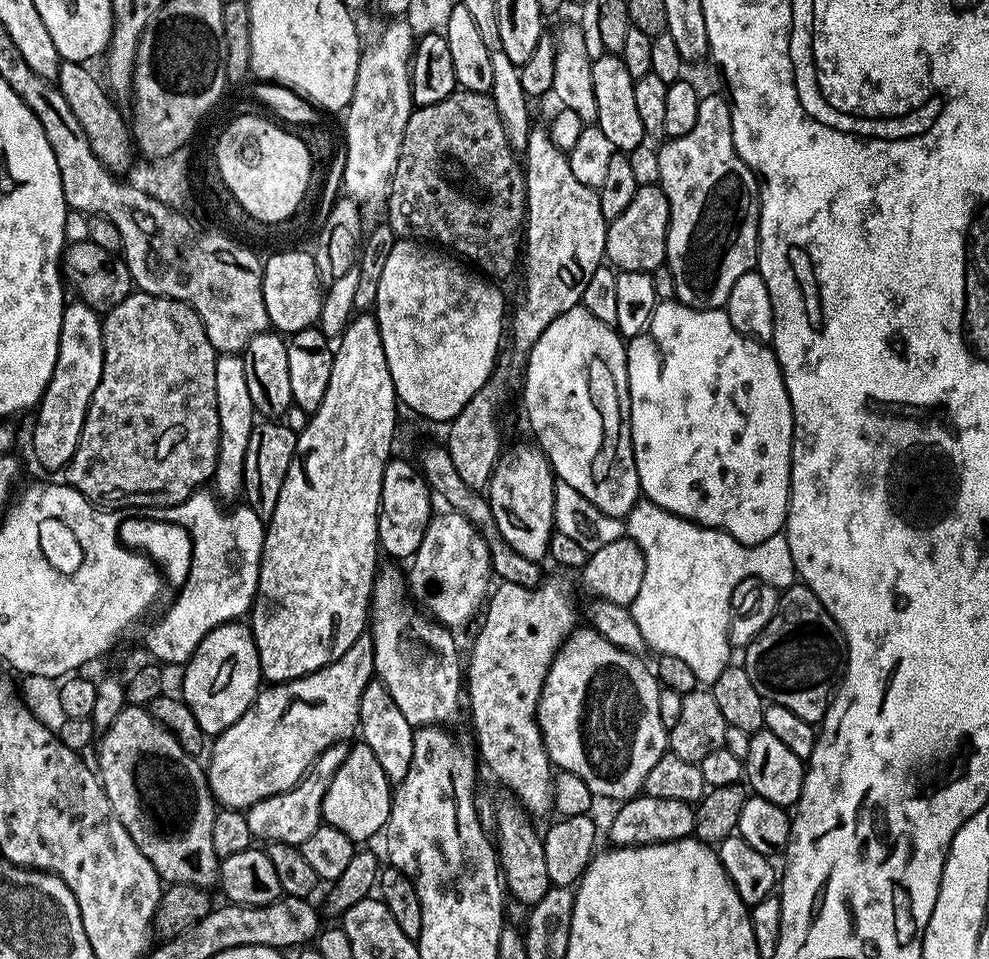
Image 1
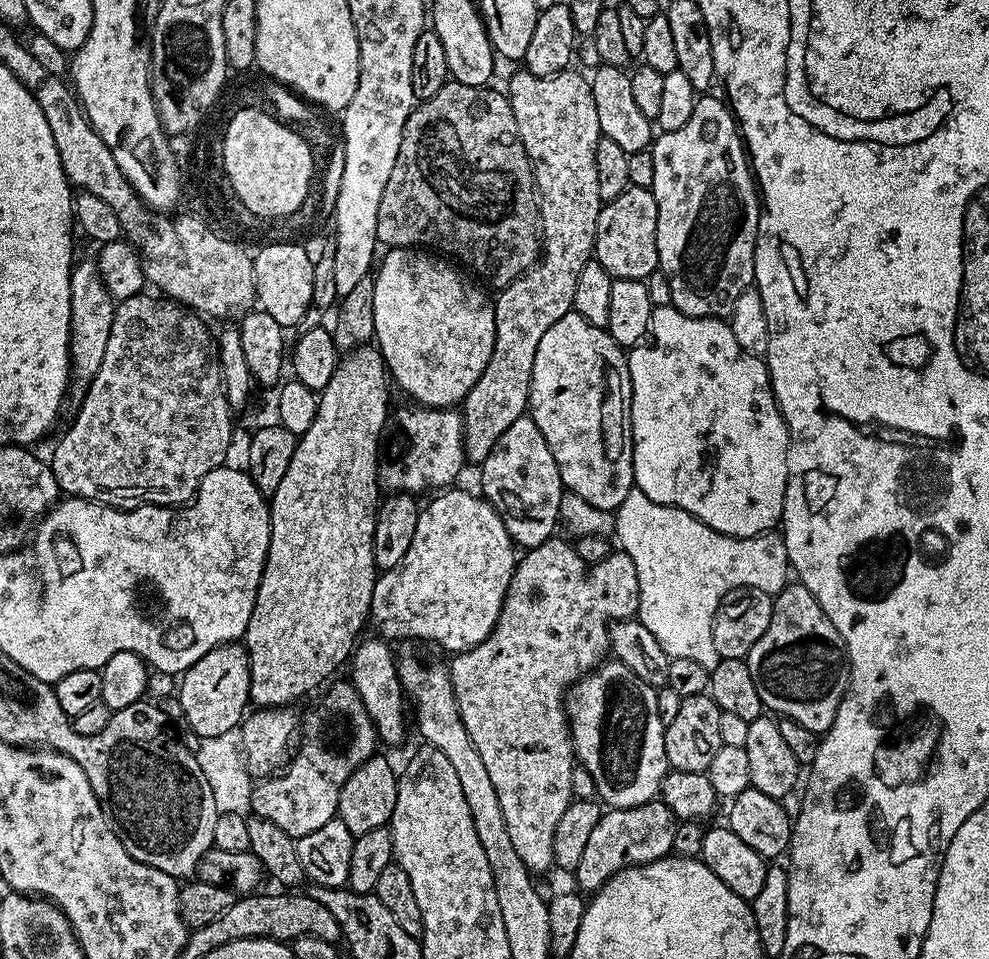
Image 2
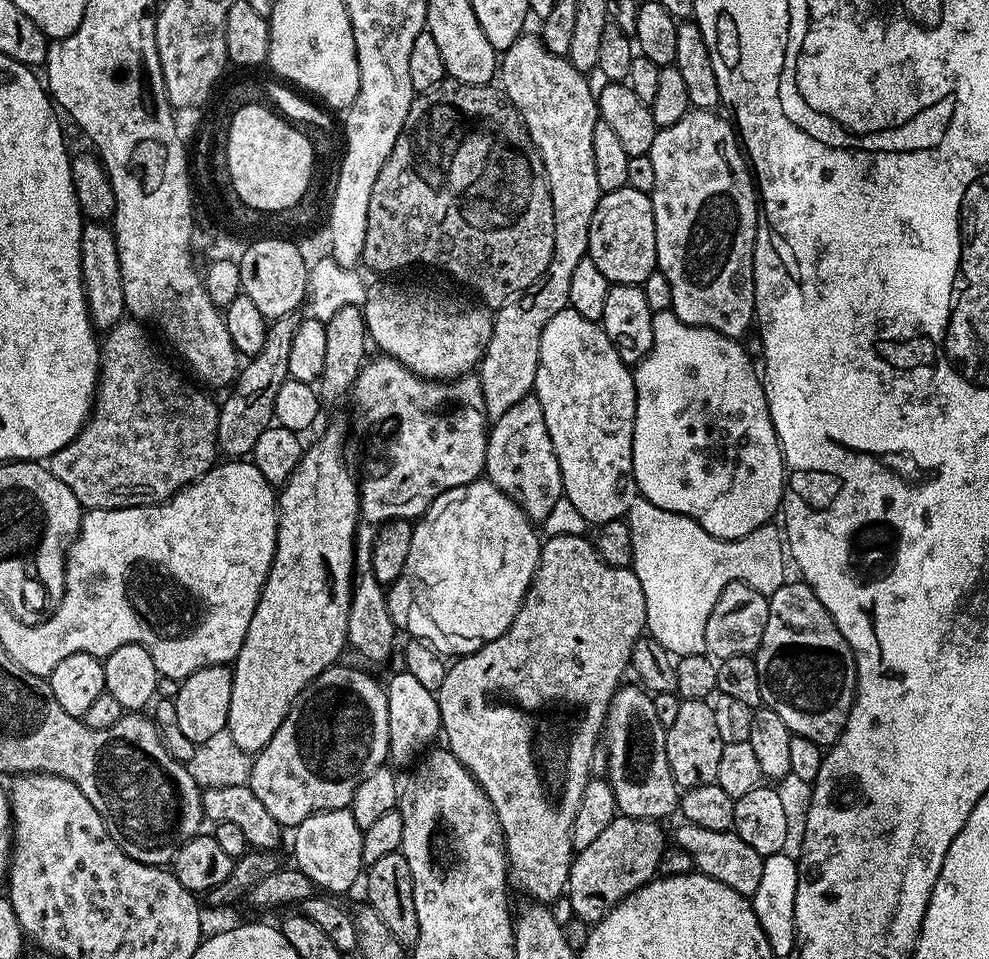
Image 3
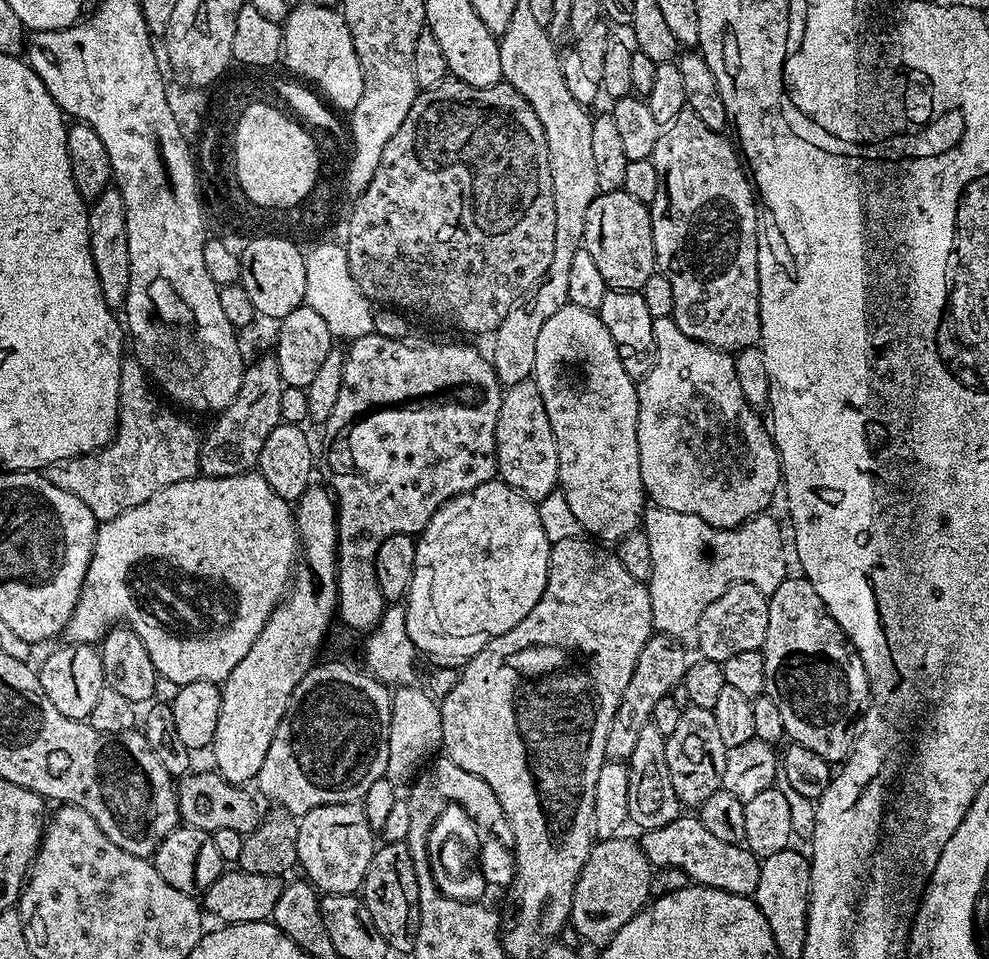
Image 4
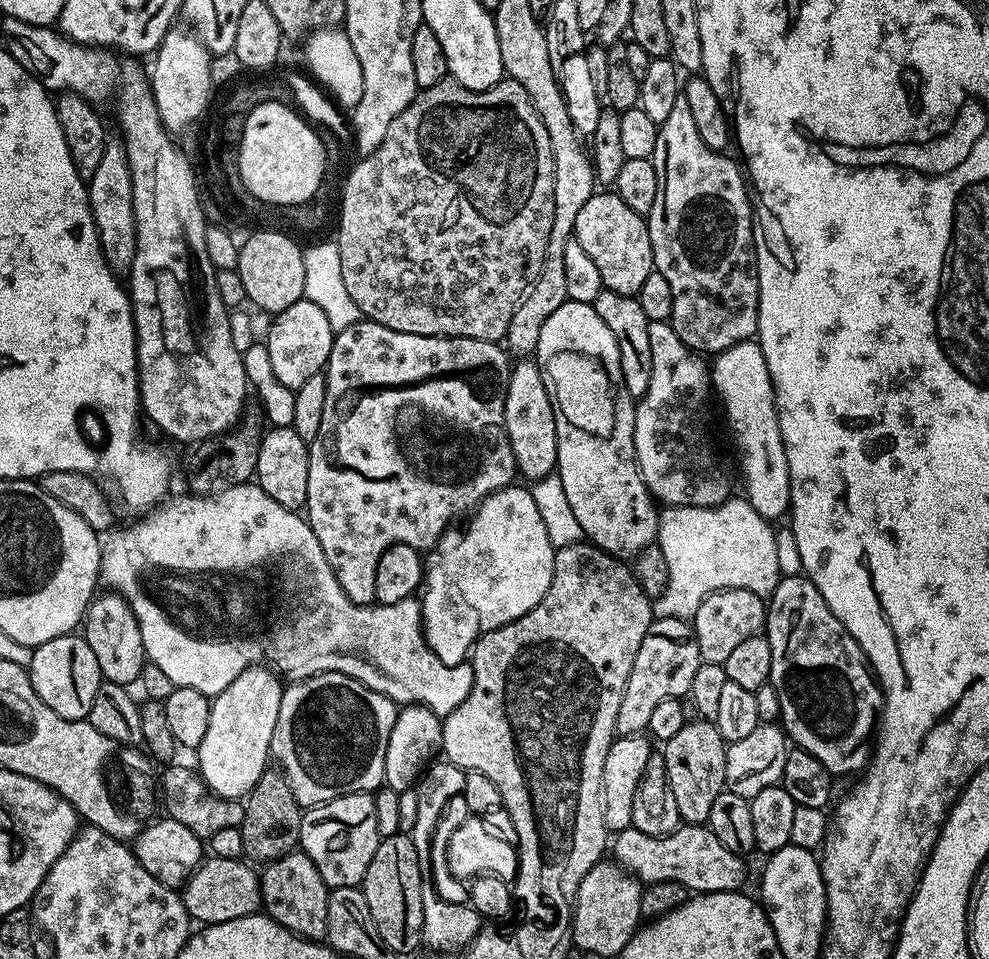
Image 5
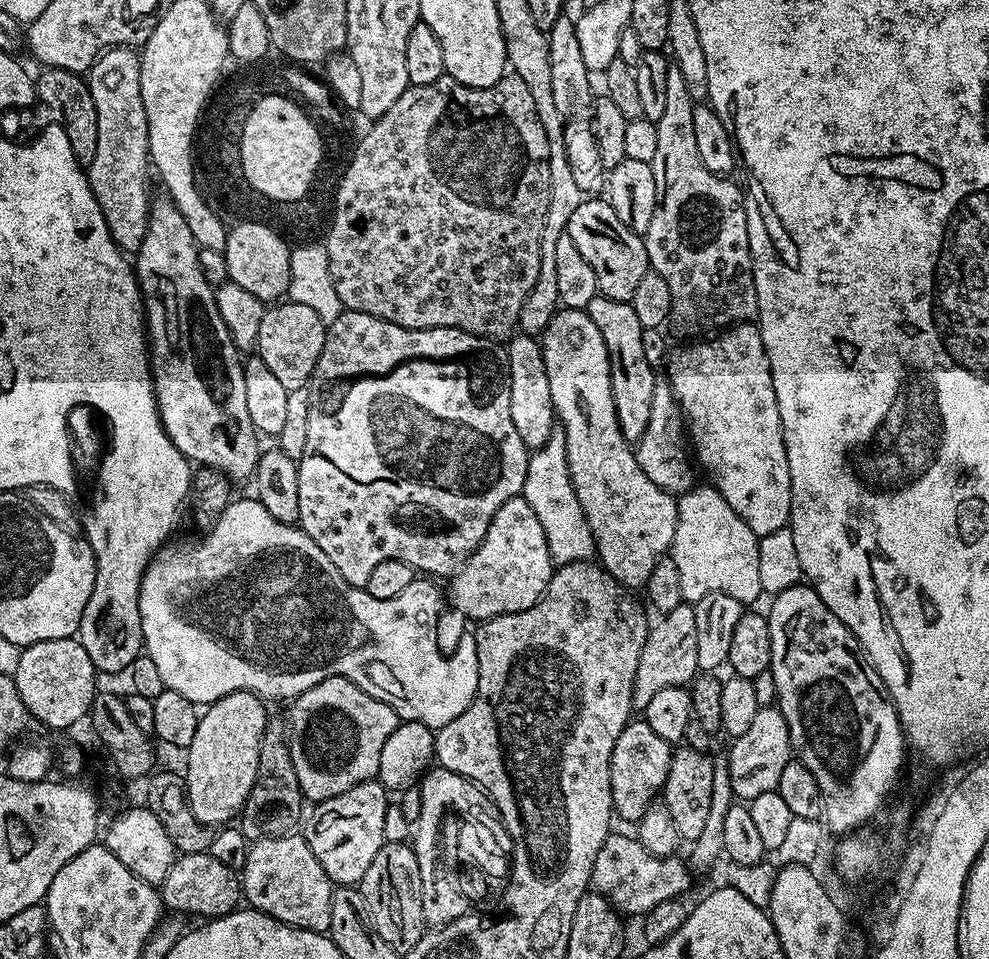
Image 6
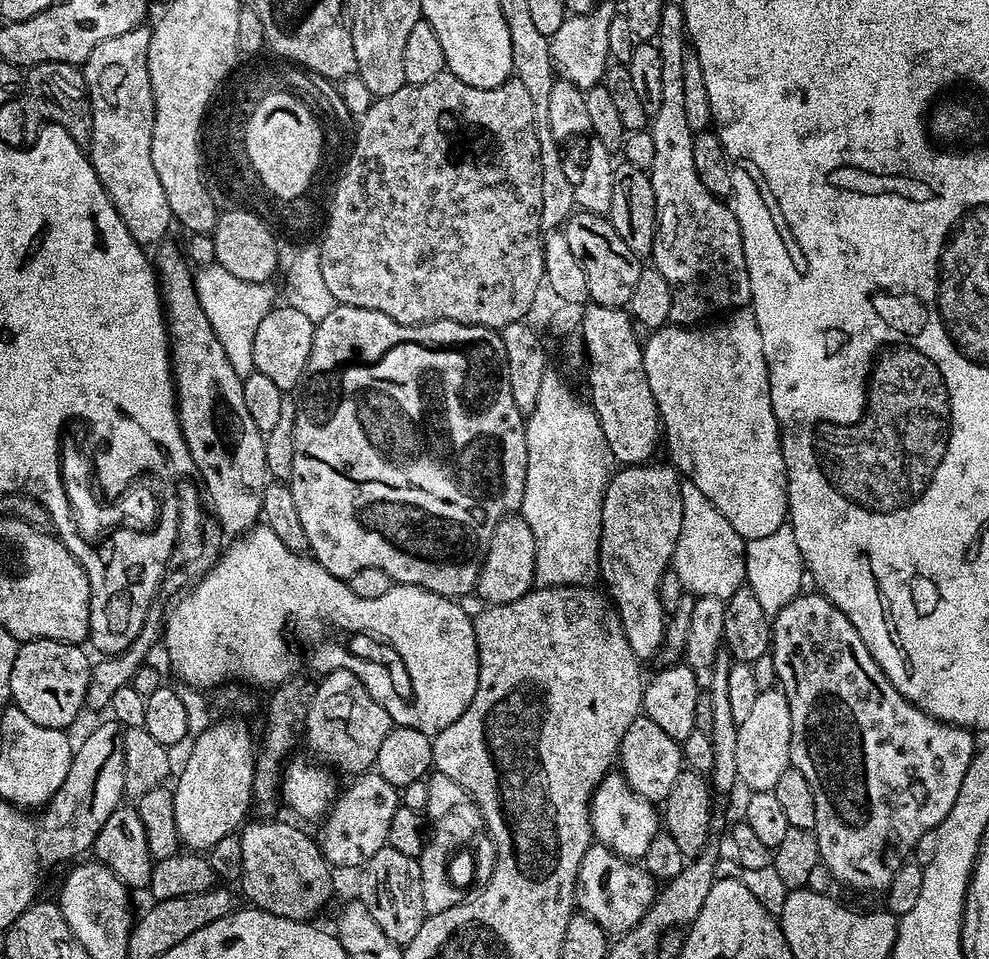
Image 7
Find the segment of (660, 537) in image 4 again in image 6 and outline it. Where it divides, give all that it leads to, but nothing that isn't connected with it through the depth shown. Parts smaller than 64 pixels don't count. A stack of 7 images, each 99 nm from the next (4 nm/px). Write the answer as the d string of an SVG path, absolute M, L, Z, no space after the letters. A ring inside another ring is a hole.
M693 486L676 501L678 522L674 530L670 555L678 566L678 575L682 581L682 594L685 601L701 600L706 594L721 592L738 598L745 606L752 606L762 596L761 571L758 570L758 546L760 541L730 510L730 502L714 486L700 488Z

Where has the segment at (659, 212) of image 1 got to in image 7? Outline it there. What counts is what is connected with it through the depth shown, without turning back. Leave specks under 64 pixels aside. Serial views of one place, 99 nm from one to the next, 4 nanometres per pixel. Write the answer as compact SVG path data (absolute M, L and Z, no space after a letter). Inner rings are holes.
M573 211L562 231L566 234L566 242L570 242L574 258L578 258L582 270L586 270L589 301L611 308L627 306L630 294L634 294L634 285L638 283L642 260L634 254L634 250L630 250L630 246L626 246L626 242L622 242L622 238L618 238L618 230L614 230L607 215Z

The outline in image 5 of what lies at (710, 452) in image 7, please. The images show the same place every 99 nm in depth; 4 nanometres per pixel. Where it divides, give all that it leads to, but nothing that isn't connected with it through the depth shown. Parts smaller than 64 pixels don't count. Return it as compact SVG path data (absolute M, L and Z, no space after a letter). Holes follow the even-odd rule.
M755 339L738 342L725 352L717 352L710 364L712 391L720 399L744 475L743 495L764 520L776 522L789 511L790 470L776 413L776 391L759 343Z

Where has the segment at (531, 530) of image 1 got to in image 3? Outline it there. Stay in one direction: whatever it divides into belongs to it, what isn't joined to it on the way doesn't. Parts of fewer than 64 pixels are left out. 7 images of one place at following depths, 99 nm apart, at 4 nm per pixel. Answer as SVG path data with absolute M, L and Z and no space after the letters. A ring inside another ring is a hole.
M536 395L514 402L514 406L489 427L484 470L487 480L504 491L533 522L543 522L554 502L564 495L562 470L554 454L554 442L550 442L550 430L546 430L542 402L538 402Z

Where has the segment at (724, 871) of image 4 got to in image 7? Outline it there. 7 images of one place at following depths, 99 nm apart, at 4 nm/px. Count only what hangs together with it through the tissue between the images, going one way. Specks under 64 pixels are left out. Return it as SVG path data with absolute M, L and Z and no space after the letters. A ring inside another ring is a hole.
M593 842L578 866L575 907L609 934L630 931L656 901L657 881L639 863L625 860L605 844Z

